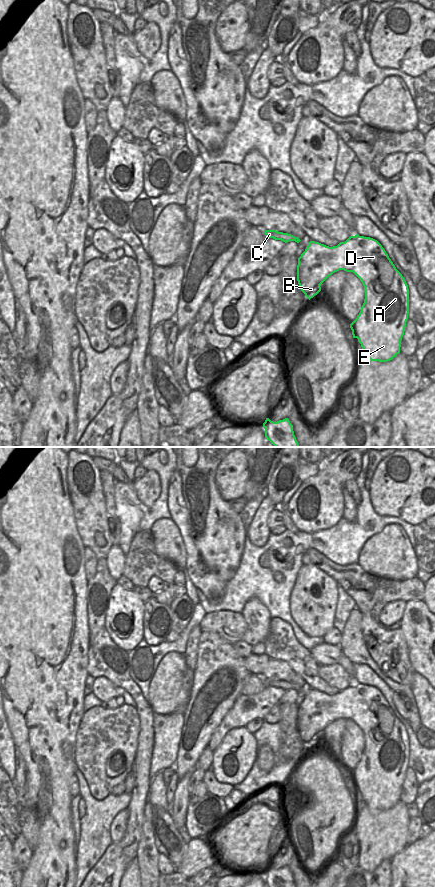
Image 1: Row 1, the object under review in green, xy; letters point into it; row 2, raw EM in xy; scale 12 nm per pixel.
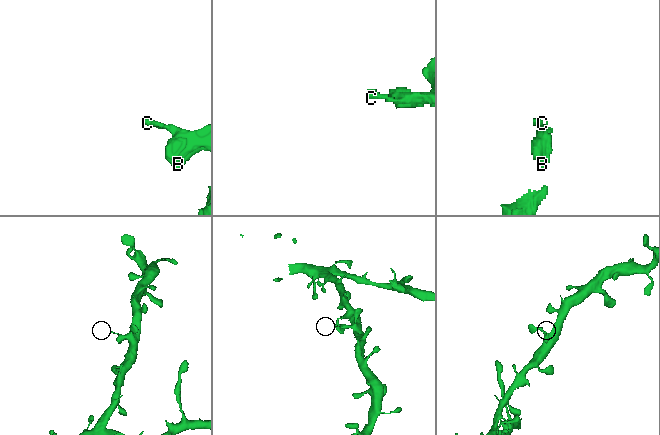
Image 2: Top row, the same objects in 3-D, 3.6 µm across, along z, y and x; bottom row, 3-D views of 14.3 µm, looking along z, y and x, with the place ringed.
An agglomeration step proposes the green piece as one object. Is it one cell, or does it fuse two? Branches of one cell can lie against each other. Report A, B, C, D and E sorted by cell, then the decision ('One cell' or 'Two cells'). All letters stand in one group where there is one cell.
Groups: A B C D E. One cell

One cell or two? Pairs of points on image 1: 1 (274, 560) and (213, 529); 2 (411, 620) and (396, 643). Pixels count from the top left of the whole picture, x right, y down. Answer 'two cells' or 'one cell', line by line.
1: two cells
2: two cells

